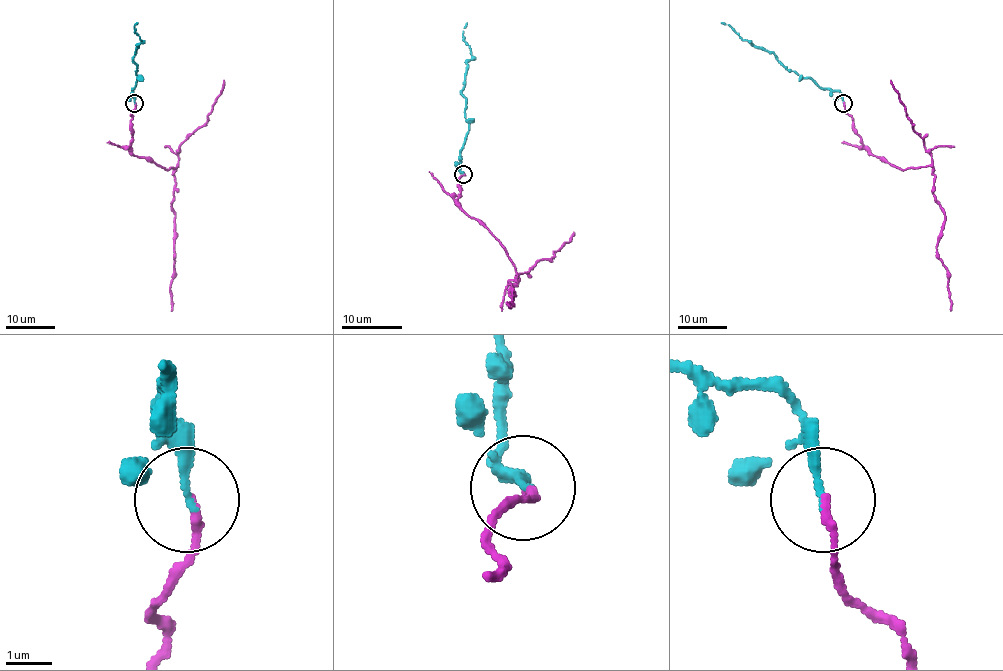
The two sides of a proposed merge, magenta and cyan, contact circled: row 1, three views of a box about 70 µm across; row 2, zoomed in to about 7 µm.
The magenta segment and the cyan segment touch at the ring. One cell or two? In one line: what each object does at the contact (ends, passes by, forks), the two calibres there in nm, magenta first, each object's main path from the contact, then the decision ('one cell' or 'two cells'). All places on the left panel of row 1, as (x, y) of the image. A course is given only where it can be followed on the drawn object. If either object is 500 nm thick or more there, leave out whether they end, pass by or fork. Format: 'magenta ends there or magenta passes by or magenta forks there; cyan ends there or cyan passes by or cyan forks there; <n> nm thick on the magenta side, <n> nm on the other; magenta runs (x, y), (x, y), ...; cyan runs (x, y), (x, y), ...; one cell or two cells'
magenta ends there; cyan ends there; 180 nm thick on the magenta side, 180 nm on the other; magenta runs (135, 102), (130, 150), (165, 170), (177, 166), (171, 209), (175, 214), (174, 270), (170, 285), (173, 310); cyan runs (135, 102), (132, 89), (138, 78), (133, 56), (141, 42), (135, 31), (137, 23); one cell

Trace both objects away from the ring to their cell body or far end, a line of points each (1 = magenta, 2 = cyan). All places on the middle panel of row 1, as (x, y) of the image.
1: (463, 174), (457, 204), (501, 245), (515, 268), (510, 306)
2: (463, 174), (460, 148), (468, 123), (462, 89), (471, 58), (463, 40), (466, 23)

